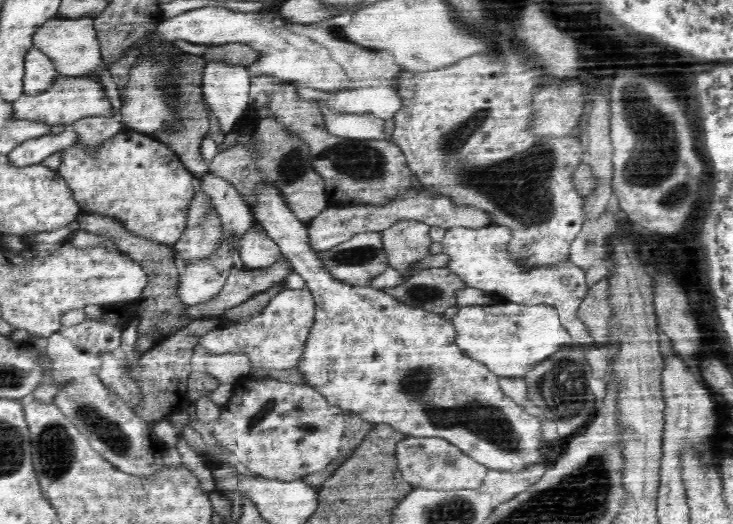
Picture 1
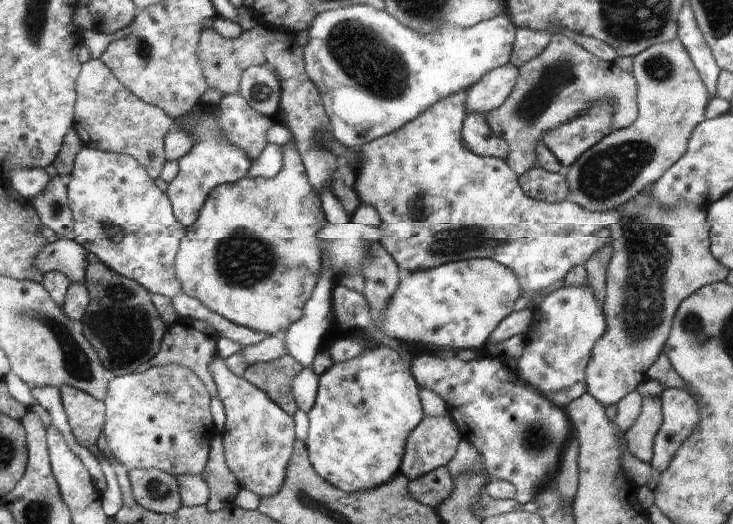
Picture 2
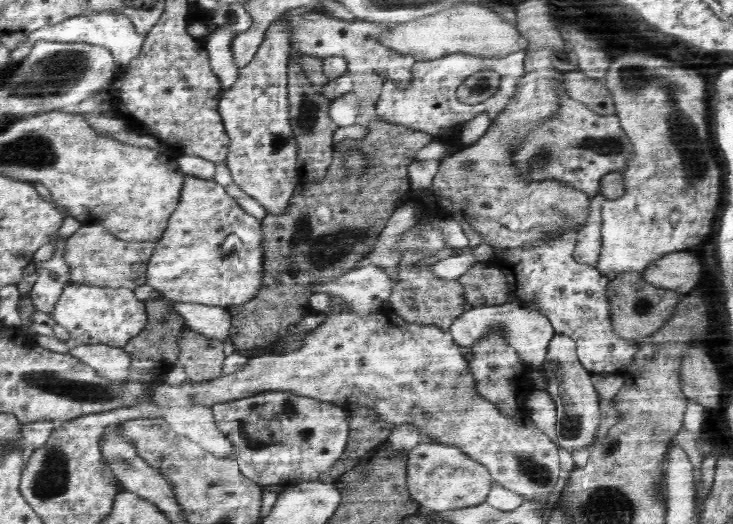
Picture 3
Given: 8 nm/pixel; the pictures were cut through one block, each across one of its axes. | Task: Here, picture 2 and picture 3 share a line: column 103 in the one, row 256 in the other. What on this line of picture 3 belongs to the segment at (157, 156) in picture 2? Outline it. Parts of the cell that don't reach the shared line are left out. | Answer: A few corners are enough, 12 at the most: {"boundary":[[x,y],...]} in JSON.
{"boundary":[[99,223],[65,242],[71,281],[130,290],[147,284],[153,242]]}

